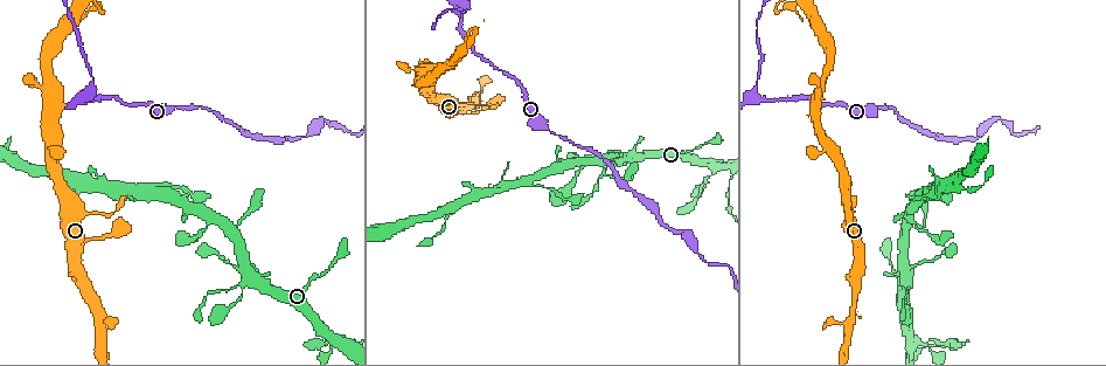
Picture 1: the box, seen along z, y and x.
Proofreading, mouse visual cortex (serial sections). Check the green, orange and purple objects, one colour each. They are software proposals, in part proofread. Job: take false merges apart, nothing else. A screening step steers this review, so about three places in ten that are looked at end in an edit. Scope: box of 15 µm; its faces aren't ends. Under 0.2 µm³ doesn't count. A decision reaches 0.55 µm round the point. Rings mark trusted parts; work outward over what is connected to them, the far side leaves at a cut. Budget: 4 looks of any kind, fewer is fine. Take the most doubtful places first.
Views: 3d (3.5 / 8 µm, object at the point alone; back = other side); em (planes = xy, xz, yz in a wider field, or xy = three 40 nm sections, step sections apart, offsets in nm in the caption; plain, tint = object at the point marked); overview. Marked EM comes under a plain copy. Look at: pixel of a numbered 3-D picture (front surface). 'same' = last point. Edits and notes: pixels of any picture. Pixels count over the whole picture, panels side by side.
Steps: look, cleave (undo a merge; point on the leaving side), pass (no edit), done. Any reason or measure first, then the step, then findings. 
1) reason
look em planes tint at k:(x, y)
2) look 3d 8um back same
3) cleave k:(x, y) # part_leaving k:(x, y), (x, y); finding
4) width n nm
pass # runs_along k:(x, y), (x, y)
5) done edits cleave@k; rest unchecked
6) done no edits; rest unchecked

a narrow waist
look 3d 3.5um at 1:(915, 341)

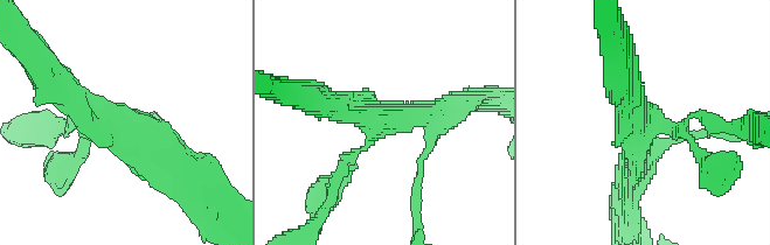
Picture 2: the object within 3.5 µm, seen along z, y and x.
arms 4; arm_widths 150, 300, 350, 350 nm
look em xy step 1 tint at 2:(369, 115)

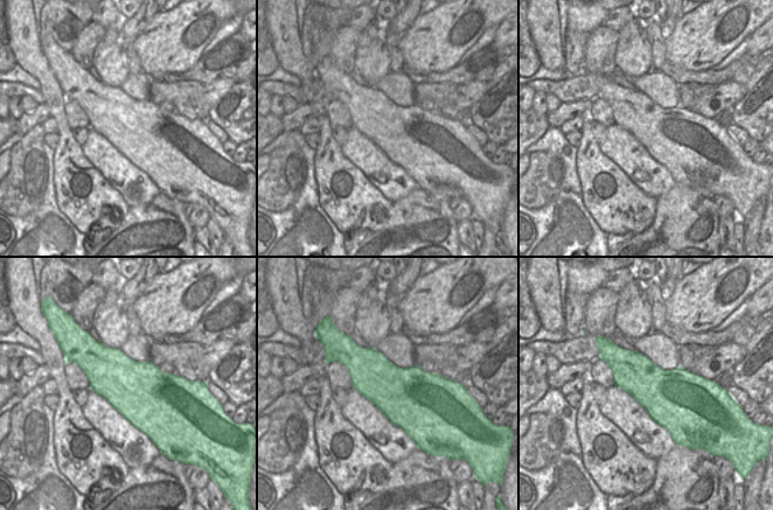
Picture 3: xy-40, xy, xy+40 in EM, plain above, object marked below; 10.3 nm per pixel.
pass # all the same cell

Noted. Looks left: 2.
a fork
look 3d 8um back at 1:(88, 99)

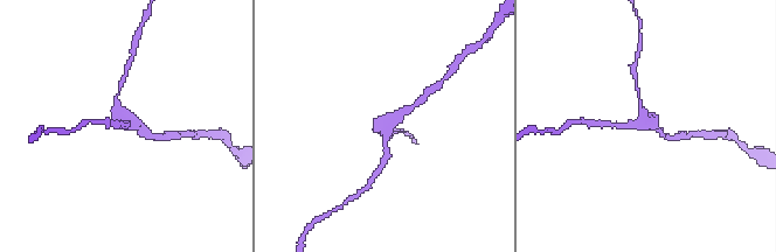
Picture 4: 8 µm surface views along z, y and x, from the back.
zoom in
look 3d 3.5um at 4:(645, 121)

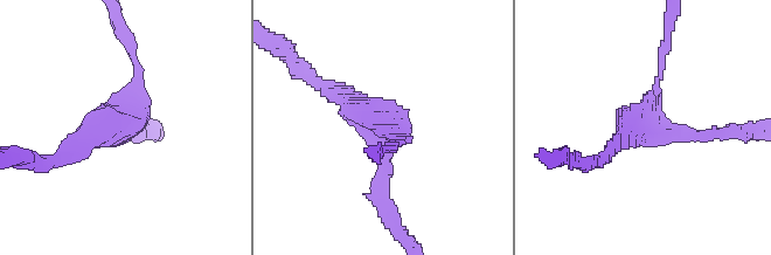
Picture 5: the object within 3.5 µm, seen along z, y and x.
arm_widths 150, 200, 250 nm
cleave 5:(405, 132) # part_leaving 5:(674, 133), (644, 123), (665, 50); a second cell is stuck on

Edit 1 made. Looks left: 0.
done edits cleave@5; rest unchecked

